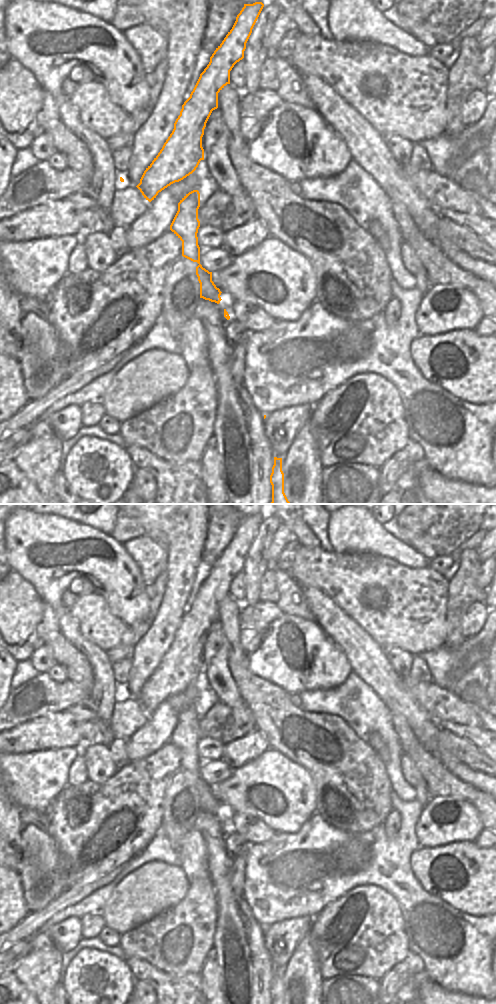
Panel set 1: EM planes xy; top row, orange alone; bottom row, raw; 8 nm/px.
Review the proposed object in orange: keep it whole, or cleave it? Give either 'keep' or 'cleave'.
keep

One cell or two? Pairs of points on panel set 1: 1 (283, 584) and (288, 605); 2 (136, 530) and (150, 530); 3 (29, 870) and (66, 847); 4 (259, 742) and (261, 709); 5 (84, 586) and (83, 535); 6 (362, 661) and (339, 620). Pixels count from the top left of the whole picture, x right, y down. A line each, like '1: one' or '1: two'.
1: one
2: two
3: two
4: two
5: two
6: one

